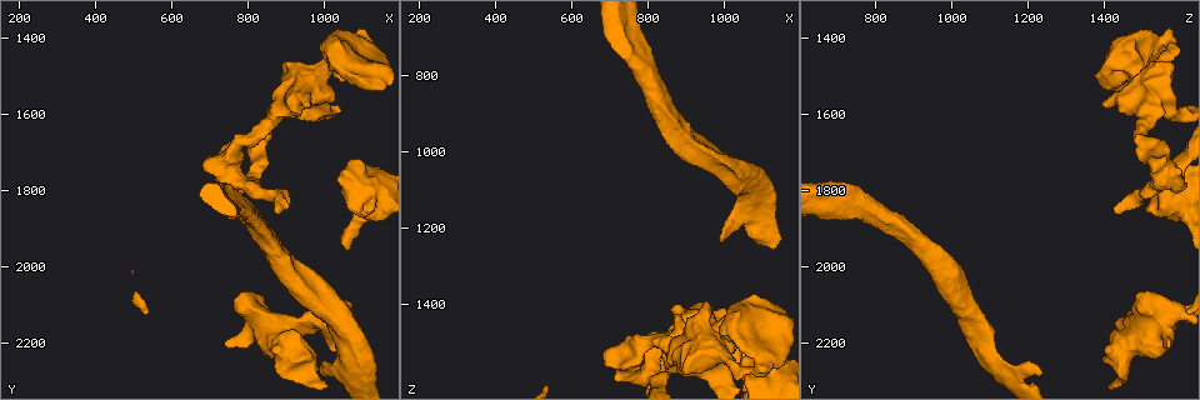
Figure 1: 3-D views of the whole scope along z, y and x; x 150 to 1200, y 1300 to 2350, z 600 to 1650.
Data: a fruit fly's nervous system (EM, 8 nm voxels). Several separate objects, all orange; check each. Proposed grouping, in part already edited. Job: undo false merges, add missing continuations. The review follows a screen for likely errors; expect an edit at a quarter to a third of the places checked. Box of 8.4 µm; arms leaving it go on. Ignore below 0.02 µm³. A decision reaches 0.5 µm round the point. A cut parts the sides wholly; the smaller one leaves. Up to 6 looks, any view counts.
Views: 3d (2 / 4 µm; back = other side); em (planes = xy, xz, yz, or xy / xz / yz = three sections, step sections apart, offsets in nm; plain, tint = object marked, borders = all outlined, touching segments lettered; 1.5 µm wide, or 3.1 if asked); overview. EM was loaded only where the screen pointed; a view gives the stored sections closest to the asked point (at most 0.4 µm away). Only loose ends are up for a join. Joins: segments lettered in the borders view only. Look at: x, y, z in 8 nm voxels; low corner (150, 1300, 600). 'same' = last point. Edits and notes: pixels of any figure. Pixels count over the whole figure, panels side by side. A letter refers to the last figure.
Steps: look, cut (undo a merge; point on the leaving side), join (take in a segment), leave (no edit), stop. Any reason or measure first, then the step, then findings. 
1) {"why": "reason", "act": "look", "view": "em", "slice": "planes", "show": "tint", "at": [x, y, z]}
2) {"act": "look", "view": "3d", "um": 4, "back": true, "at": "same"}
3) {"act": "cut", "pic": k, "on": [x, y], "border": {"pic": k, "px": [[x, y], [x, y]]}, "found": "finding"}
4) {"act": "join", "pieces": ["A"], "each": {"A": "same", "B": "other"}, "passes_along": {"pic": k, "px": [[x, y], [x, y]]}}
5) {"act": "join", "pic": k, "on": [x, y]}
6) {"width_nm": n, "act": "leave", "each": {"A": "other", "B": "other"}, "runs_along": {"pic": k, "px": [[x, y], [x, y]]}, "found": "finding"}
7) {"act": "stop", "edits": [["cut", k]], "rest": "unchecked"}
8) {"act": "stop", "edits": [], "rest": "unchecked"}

{"why": "an open end", "act": "look", "view": "3d", "um": 2, "back": true, "at": [995, 2275, 1225]}

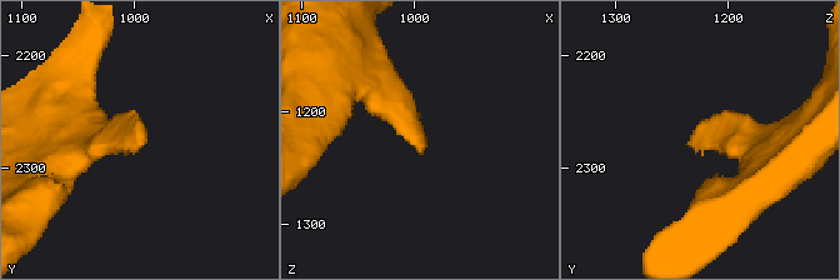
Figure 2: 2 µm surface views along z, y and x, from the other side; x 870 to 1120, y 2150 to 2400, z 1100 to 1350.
{"why": "shape alone is not enough", "act": "look", "view": "em", "slice": "xy", "step": 4, "show": "tint", "at": [990, 2270, 1236]}

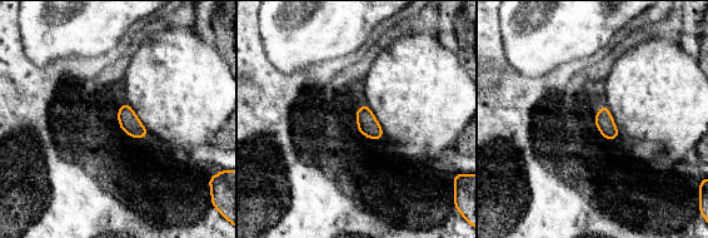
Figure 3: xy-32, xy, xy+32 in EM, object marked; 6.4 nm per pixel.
{"why": "cut it another way", "act": "look", "view": "em", "slice": "planes", "show": "borders", "at": "same"}

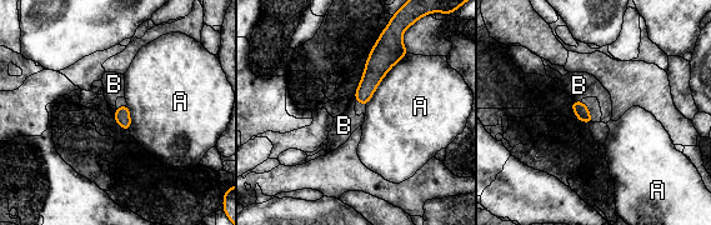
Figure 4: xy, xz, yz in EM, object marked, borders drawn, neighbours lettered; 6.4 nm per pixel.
{"act": "join", "pieces": ["B"], "each": {"A": "other", "B": "same"}, "found": "it goes on there"}

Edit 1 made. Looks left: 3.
{"act": "look", "view": "overview"}

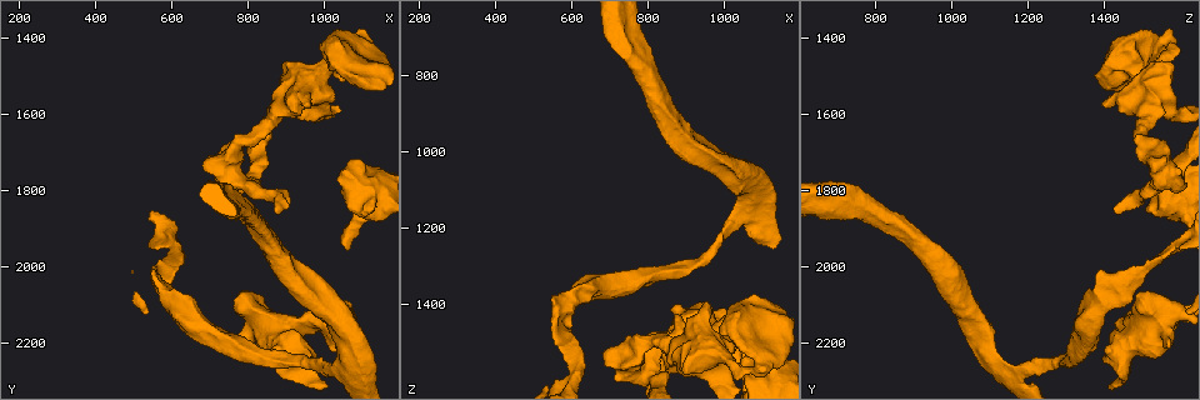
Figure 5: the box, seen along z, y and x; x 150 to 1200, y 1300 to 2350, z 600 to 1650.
{"why": "free end", "act": "look", "view": "3d", "um": 2, "at": [745, 2210, 1570]}

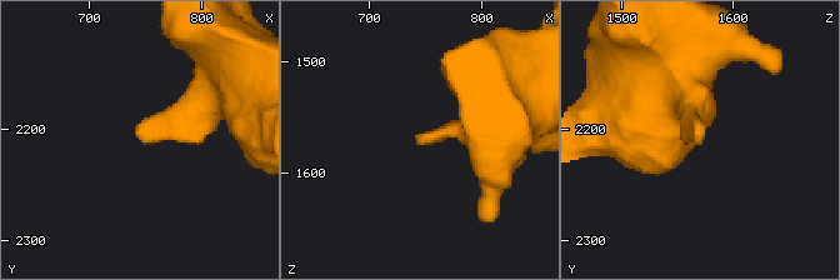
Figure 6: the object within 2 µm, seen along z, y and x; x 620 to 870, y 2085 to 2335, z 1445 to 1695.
{"act": "look", "view": "em", "slice": "planes", "show": "borders", "at": [740, 2202, 1568]}

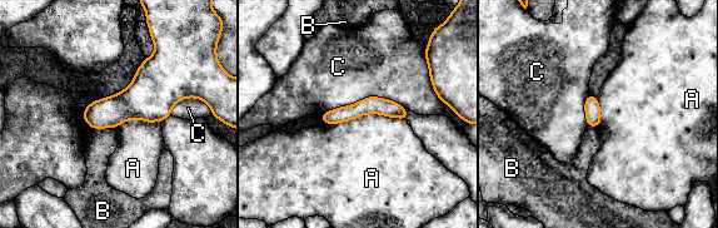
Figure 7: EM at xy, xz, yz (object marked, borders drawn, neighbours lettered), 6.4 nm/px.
{"longest_contact_nm": ["C", 550], "act": "leave", "each": {"A": "other", "B": "other", "C": "other"}, "found": "none of them fits"}

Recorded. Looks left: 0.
{"act": "stop", "edits": [["join", 4]], "rest": "unchecked"}

